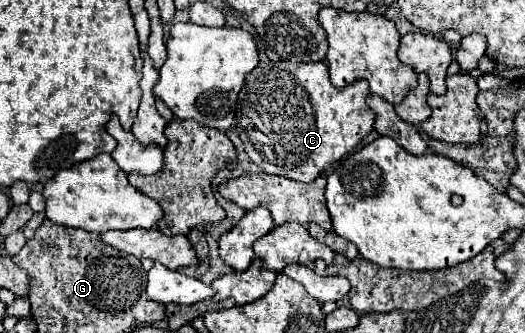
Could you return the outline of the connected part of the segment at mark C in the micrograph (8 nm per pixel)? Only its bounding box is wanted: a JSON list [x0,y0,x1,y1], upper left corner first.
[235,61,375,183]

